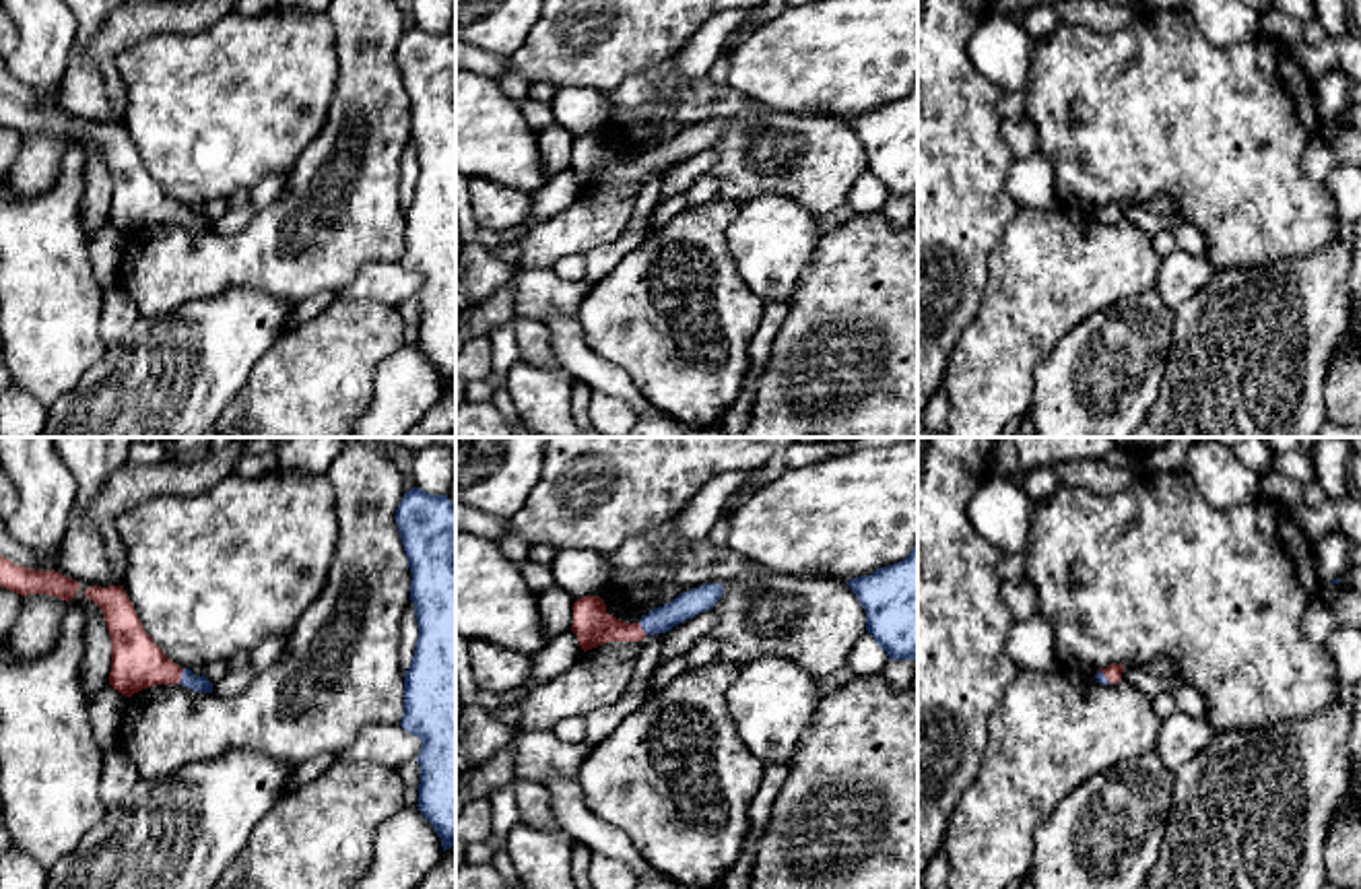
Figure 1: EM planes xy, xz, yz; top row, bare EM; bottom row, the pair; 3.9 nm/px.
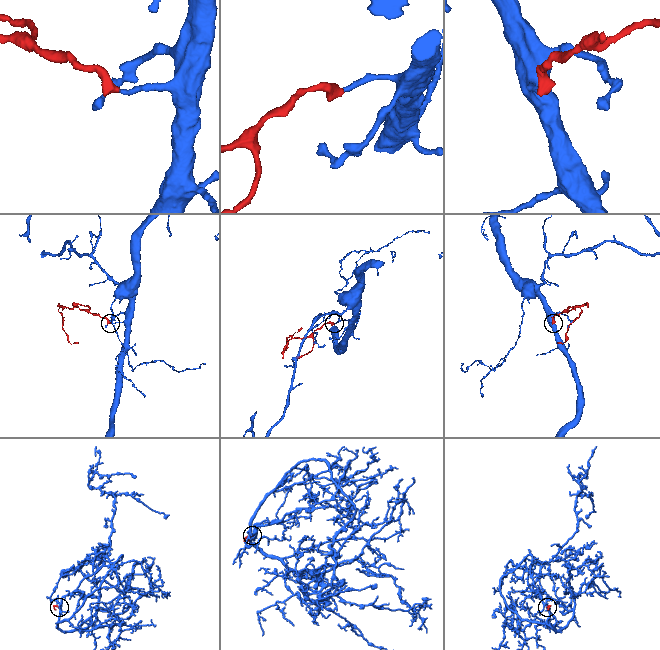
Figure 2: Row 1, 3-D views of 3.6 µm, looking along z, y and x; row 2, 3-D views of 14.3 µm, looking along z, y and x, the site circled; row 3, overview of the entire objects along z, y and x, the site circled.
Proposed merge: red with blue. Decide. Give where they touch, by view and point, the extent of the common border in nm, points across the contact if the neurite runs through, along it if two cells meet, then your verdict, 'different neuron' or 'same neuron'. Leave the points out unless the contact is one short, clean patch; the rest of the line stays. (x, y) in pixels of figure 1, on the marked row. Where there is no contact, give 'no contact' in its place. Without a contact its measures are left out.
meets red in xy at (180, 675); contact 60 nm long; runs through xy (137, 663), (180, 675), (188, 679); same neuron

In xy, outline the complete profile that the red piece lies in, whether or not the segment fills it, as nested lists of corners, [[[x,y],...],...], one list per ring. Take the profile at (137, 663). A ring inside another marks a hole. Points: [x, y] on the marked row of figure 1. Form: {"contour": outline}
{"contour": [[[91,586],[85,596],[101,606],[111,637],[111,672],[109,685],[132,697],[155,685],[177,685],[192,691],[212,693],[212,683],[190,668],[169,660],[163,650],[144,631],[132,600],[124,586]]]}

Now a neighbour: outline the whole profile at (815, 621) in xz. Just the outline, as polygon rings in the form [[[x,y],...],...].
[[[666,522],[631,536],[621,549],[604,555],[608,584],[600,598],[608,615],[625,623],[639,623],[643,615],[666,604],[668,592],[683,594],[705,584],[722,584],[724,594],[713,604],[718,623],[709,633],[718,641],[720,660],[740,664],[775,654],[817,679],[848,664],[852,648],[866,633],[866,611],[845,582],[771,571],[734,551],[720,551],[711,540],[683,545],[672,536],[674,526]]]

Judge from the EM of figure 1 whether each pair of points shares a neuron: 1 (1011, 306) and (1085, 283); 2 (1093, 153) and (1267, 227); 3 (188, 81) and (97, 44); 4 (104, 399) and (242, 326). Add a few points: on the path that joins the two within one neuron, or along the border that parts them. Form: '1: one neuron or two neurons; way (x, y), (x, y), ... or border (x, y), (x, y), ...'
1: one neuron; way (1030, 300), (1046, 283), (1067, 283)
2: one neuron; way (1137, 153), (1192, 153), (1223, 184)
3: two neurons; border (166, 34), (153, 34), (126, 46), (116, 56)
4: one neuron; way (139, 399), (149, 399), (174, 374), (207, 357)

